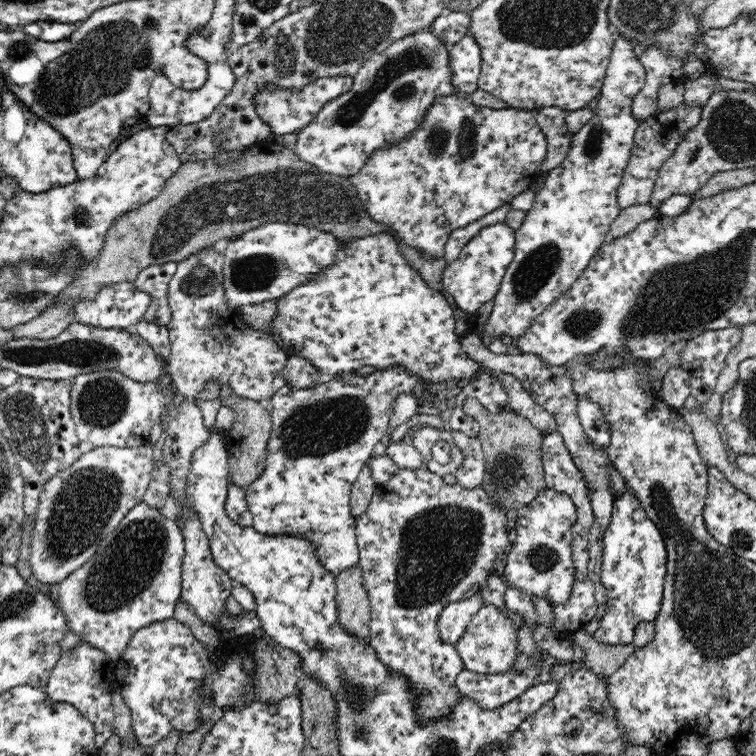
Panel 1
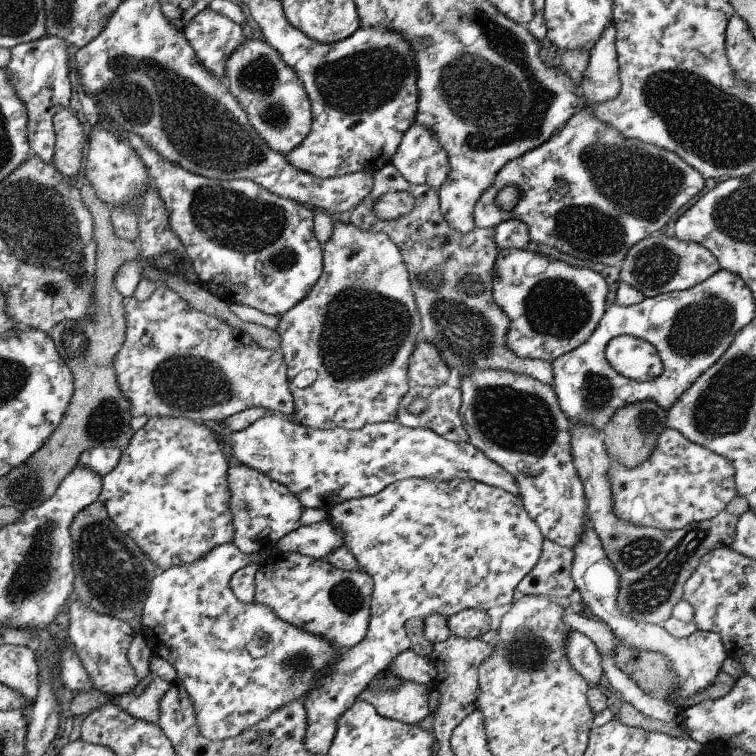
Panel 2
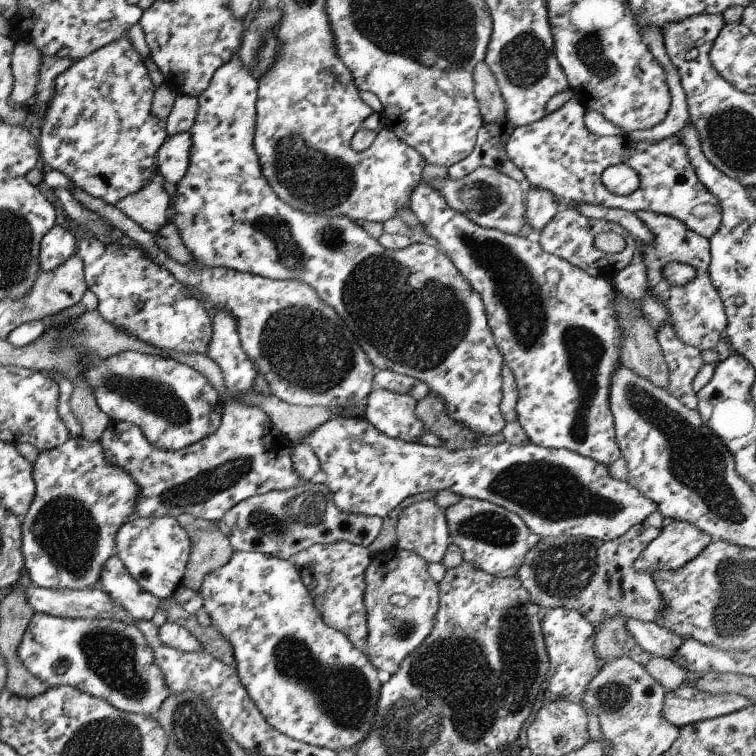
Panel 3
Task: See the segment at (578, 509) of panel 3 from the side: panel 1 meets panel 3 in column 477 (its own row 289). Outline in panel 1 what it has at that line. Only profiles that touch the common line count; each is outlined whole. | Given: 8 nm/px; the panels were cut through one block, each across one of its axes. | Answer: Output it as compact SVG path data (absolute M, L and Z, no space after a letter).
M503 222L482 228L461 249L458 258L447 264L442 277L443 287L452 294L458 307L477 316L484 303L493 301L504 273L515 255L515 230Z

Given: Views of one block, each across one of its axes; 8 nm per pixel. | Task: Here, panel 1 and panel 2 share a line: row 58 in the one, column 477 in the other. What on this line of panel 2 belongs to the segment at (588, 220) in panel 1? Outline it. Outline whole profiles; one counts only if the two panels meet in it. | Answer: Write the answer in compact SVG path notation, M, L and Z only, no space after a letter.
M462 609L447 619L451 634L457 637L476 639L490 630L490 617L486 611Z

